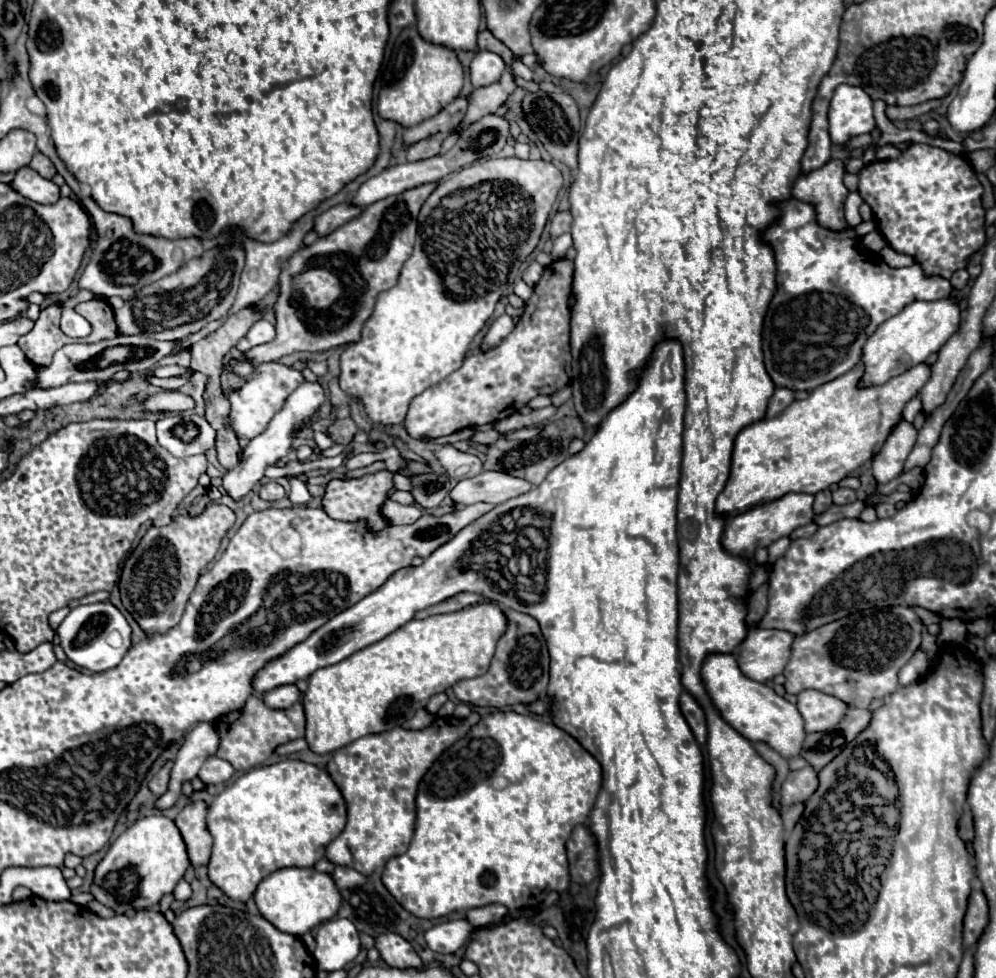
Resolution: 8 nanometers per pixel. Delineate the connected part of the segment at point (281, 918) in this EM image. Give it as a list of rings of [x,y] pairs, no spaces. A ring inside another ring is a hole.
[[[290,867],[290,869],[278,869],[266,879],[262,879],[254,893],[254,901],[260,913],[270,923],[274,923],[280,931],[300,937],[308,933],[312,927],[324,921],[330,921],[342,905],[342,895],[332,875],[320,873],[314,867],[308,867],[308,869]]]

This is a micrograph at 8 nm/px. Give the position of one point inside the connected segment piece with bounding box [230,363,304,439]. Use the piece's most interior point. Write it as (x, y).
(253, 405)

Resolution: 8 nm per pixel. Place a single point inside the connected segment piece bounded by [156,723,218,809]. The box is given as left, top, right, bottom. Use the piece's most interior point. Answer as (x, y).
(201, 742)

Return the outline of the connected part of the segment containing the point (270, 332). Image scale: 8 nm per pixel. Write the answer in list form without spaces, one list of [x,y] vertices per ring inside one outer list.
[[[258,319],[258,323],[254,323],[250,327],[250,331],[246,333],[246,337],[236,345],[238,351],[246,351],[254,345],[260,345],[260,343],[270,343],[276,335],[276,329],[272,323],[268,323],[266,319]]]

